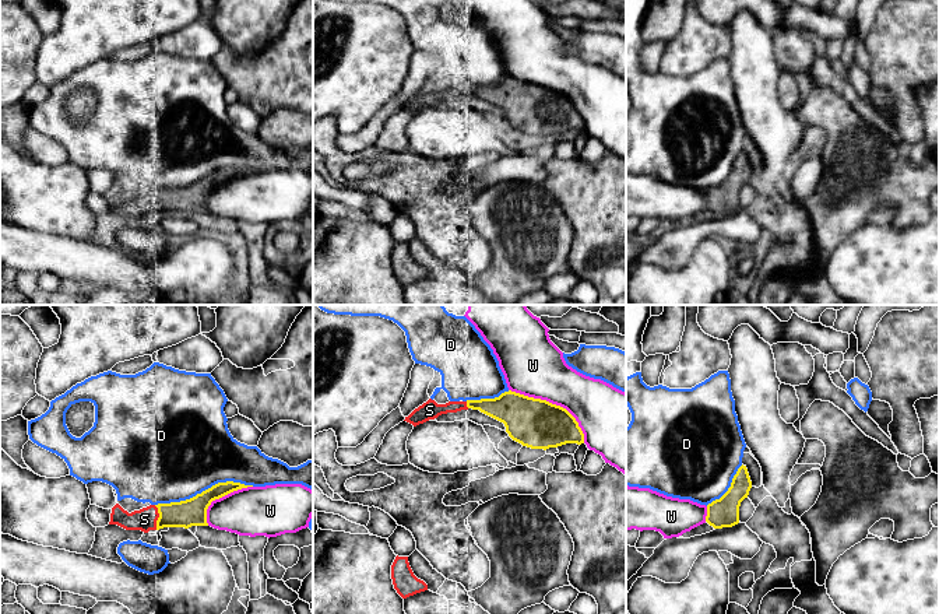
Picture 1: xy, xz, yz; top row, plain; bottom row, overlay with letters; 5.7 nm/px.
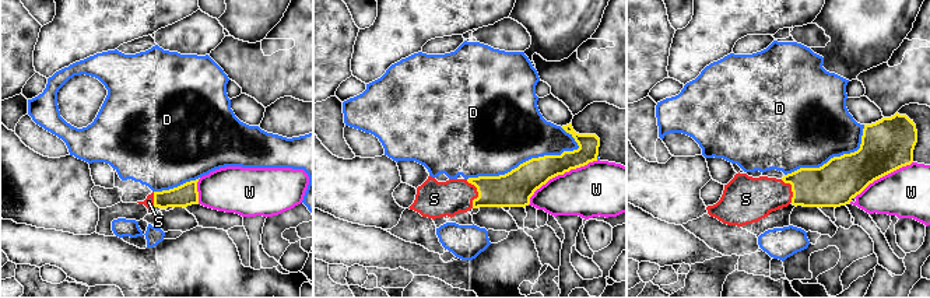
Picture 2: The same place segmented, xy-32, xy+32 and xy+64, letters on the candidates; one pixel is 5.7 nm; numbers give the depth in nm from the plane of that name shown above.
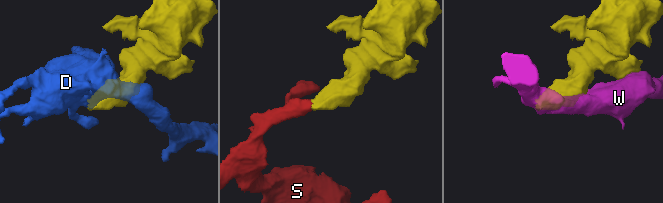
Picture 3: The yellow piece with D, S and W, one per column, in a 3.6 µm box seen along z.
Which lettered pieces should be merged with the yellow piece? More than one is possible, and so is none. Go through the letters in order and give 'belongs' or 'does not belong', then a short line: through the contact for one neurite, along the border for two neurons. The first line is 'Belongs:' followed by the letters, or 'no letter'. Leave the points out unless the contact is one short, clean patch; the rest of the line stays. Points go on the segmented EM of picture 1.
Belongs: S
D: does not belong
S: belongs
W: does not belong

